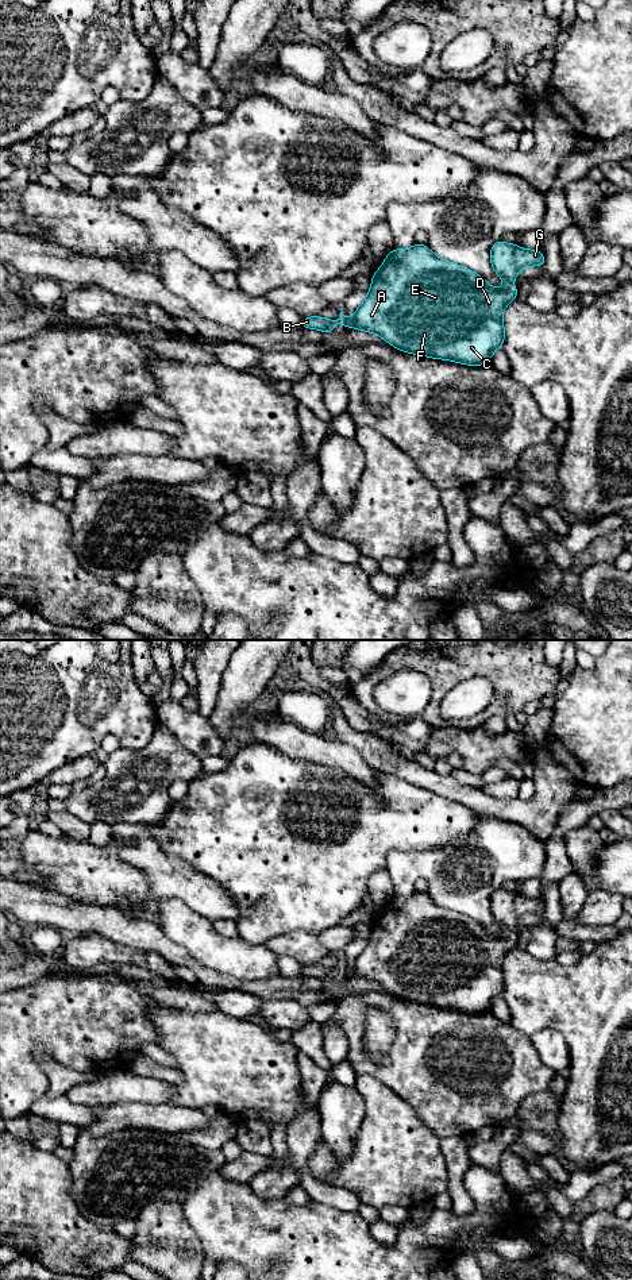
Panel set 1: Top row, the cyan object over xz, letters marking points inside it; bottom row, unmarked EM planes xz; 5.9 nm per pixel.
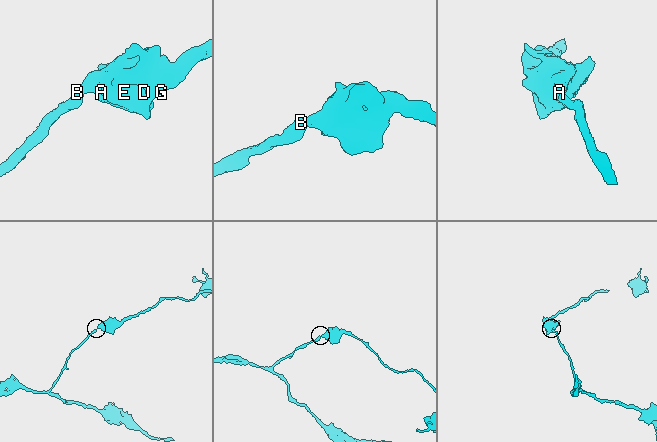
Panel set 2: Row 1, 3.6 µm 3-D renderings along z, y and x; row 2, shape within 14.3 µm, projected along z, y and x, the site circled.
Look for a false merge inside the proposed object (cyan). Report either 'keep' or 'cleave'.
keep

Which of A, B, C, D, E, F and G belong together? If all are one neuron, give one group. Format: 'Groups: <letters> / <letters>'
Groups: A B C D E F G

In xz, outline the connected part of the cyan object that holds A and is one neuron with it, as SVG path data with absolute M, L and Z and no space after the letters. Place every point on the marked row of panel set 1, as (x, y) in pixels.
M504 240L496 242L490 248L490 263L502 282L502 289L492 288L479 274L444 259L438 258L424 243L417 243L411 248L392 251L385 258L382 266L373 274L371 286L366 300L354 312L351 319L346 319L343 312L338 320L321 319L320 316L302 317L300 329L320 329L332 334L338 323L344 328L358 328L374 332L394 348L415 355L425 355L433 359L454 361L469 366L479 366L492 361L492 354L501 348L505 339L502 312L506 305L516 300L517 286L510 282L519 271L531 266L546 266L546 258L540 250L525 250L517 244Z

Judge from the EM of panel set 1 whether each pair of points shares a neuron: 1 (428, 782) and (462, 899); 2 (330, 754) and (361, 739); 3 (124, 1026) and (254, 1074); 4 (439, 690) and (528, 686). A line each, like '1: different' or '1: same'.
1: different
2: different
3: different
4: same

